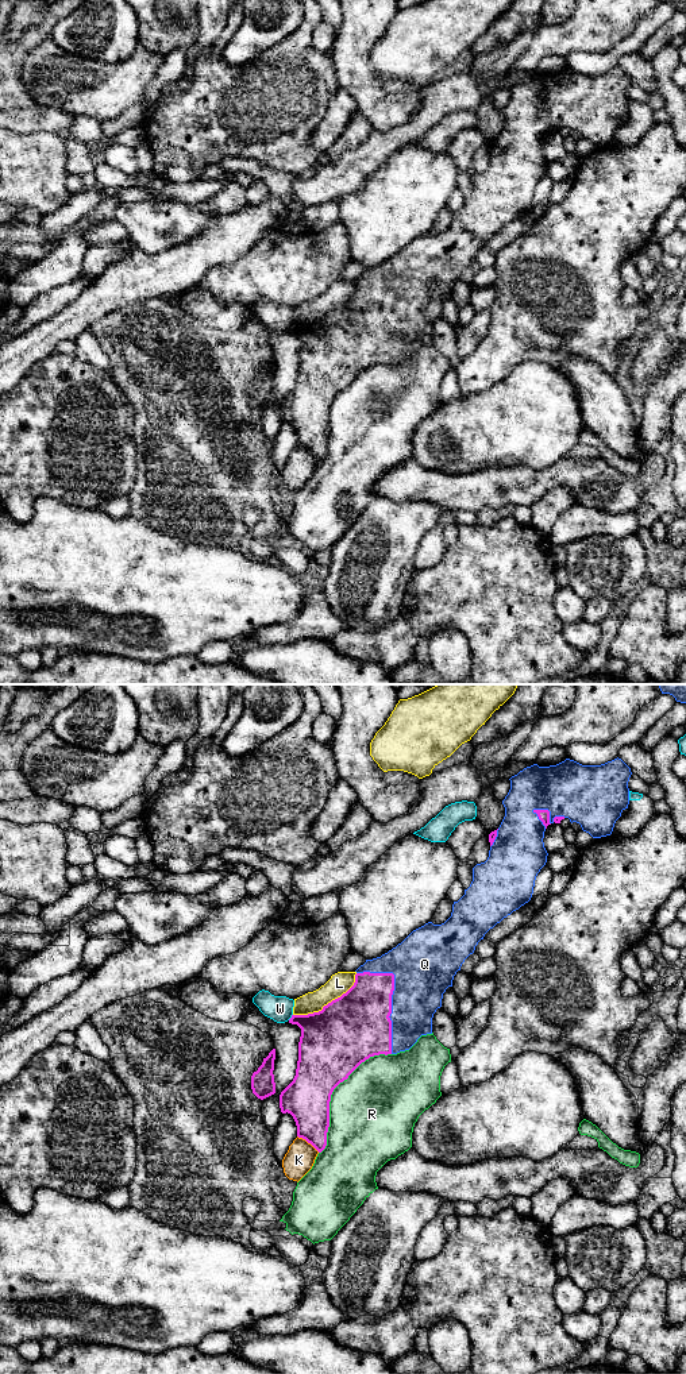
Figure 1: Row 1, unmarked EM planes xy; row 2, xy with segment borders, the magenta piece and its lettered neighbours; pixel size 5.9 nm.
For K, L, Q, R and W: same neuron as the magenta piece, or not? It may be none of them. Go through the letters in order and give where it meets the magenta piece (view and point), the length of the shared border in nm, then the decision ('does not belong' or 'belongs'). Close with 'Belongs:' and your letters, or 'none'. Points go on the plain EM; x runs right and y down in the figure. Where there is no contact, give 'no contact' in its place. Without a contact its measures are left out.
K: xy (308, 451) | 170 nm | does not belong
L: xy (328, 312) | 460 nm | does not belong
Q: xy (390, 305) | 550 nm | belongs
R: xy (331, 402) | 750 nm | does not belong
W: xy (292, 325) | 50 nm | does not belong
Belongs: Q

